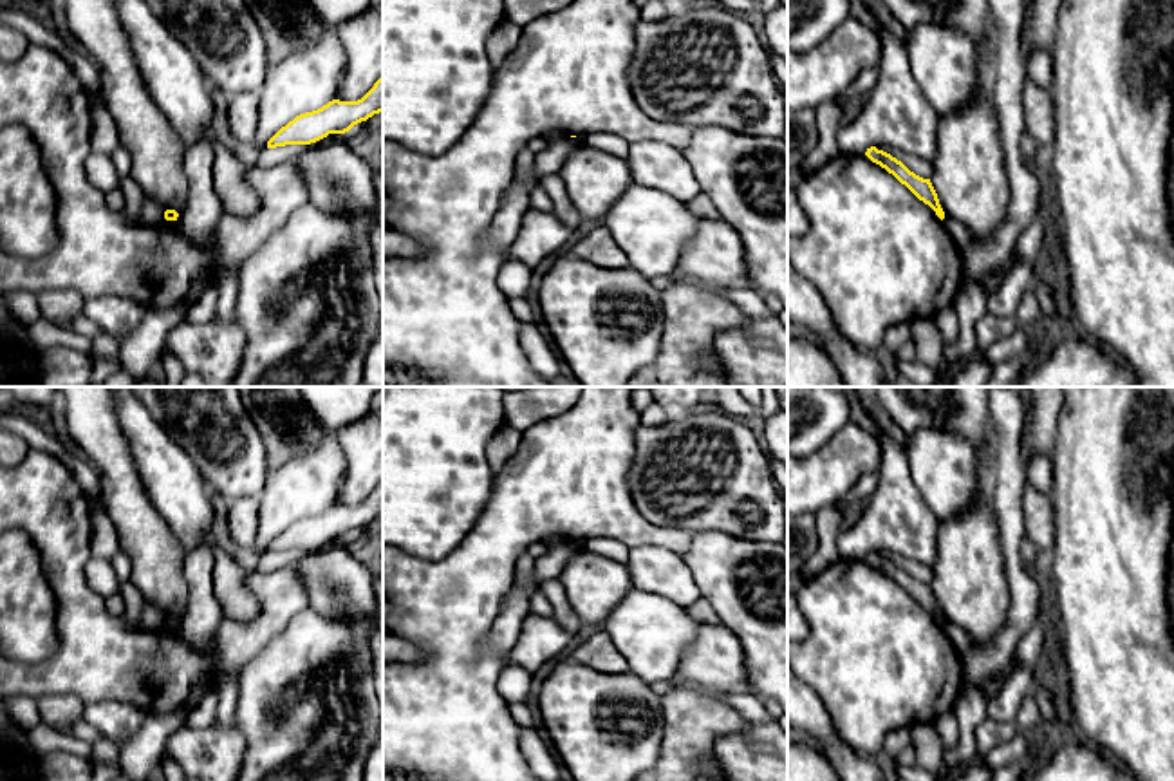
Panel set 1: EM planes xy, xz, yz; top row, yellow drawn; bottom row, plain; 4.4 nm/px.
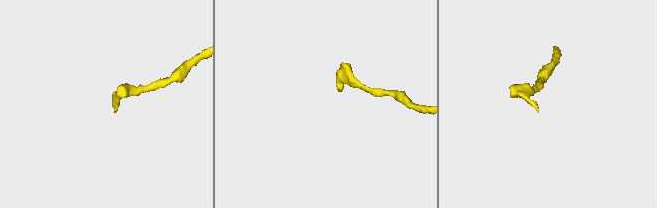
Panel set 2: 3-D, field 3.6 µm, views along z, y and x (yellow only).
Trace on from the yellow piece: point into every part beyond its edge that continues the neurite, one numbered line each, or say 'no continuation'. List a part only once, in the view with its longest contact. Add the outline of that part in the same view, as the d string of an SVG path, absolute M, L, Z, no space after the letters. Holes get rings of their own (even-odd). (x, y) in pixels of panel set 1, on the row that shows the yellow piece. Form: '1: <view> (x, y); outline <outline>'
no continuation

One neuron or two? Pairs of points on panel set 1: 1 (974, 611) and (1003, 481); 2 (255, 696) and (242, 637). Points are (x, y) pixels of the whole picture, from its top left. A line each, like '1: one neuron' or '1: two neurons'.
1: two neurons
2: two neurons

